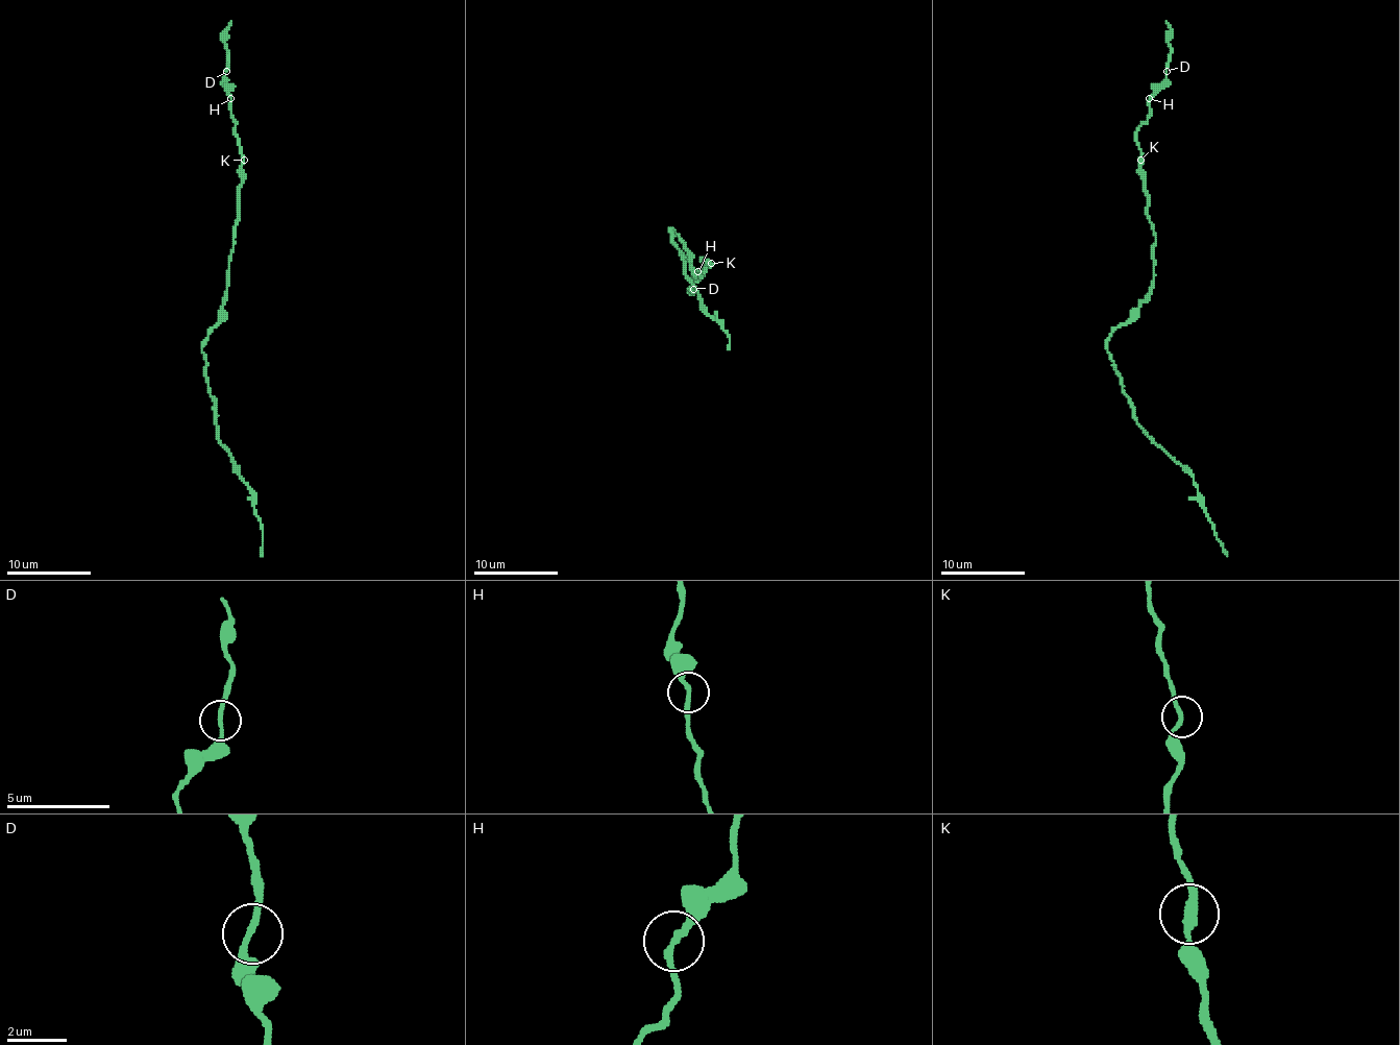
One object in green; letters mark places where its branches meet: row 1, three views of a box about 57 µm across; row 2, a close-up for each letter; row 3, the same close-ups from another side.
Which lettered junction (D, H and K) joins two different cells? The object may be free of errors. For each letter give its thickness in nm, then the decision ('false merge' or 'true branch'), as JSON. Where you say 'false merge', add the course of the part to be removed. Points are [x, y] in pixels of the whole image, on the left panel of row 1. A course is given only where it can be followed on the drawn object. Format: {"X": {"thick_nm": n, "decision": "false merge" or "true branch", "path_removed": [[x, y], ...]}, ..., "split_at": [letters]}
{"D": {"thick_nm": 200, "decision": "true branch"}, "H": {"thick_nm": 220, "decision": "true branch"}, "K": {"thick_nm": 220, "decision": "true branch"}, "split_at": []}

